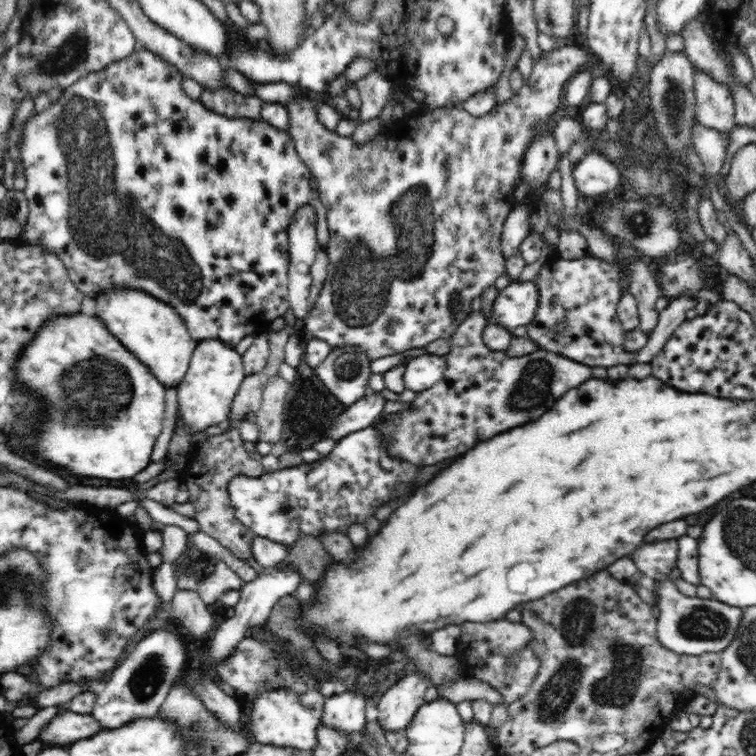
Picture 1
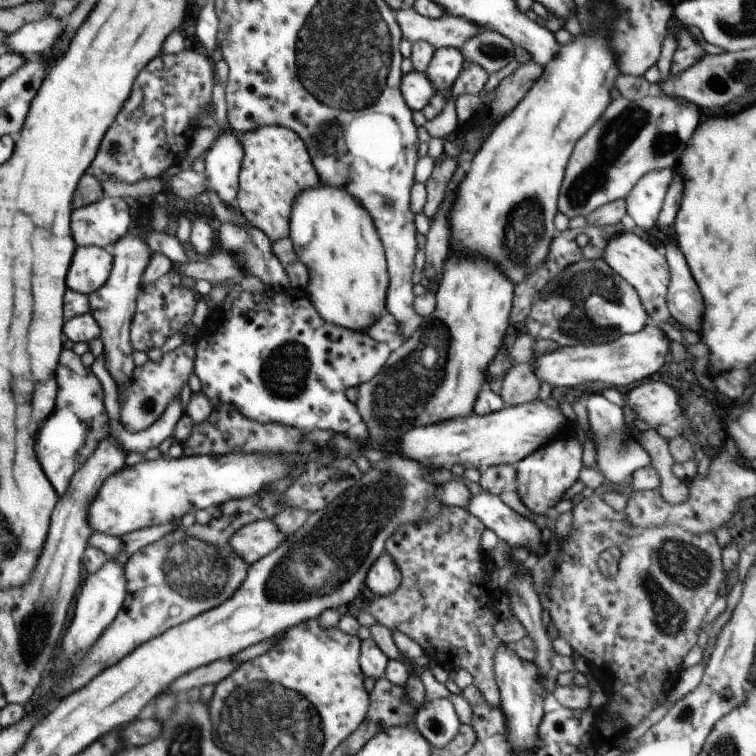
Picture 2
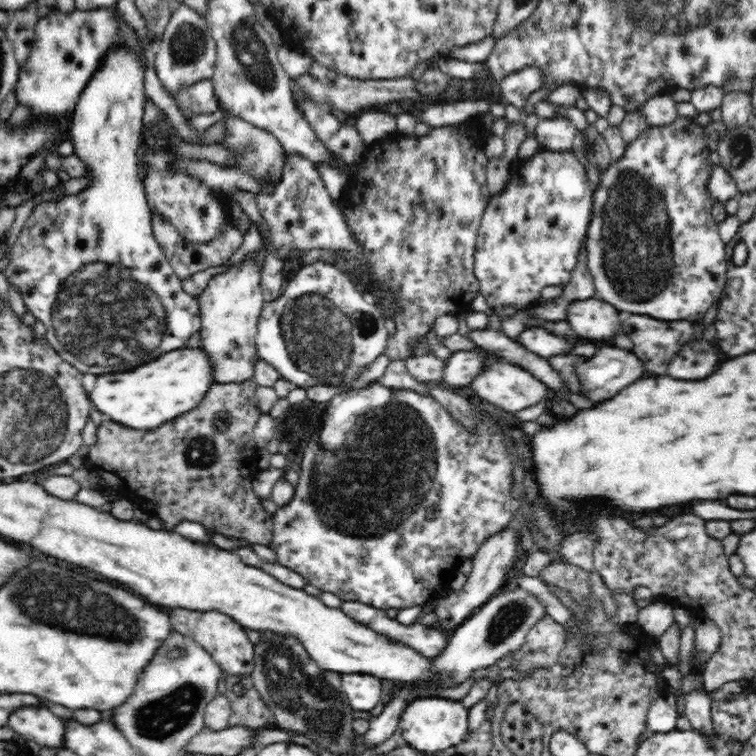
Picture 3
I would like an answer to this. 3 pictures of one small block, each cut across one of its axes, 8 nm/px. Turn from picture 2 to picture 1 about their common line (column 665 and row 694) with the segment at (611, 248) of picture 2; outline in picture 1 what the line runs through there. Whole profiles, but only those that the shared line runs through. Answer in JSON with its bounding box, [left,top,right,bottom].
[250,684,326,752]

